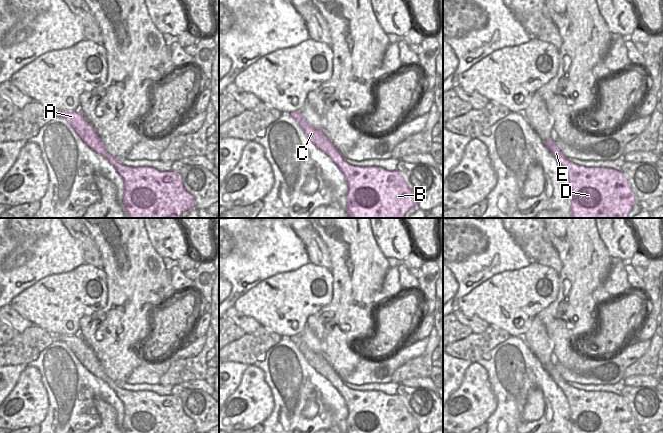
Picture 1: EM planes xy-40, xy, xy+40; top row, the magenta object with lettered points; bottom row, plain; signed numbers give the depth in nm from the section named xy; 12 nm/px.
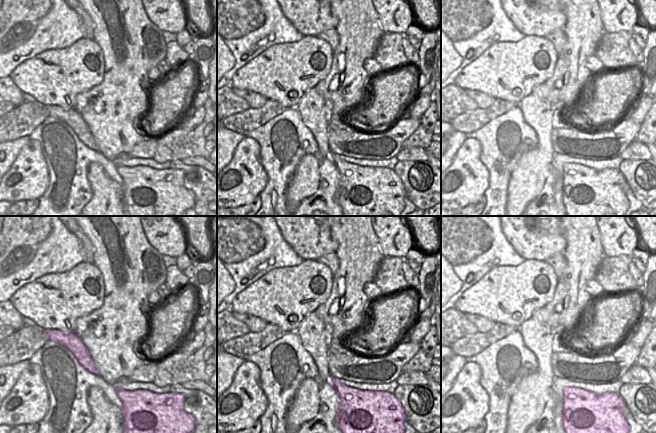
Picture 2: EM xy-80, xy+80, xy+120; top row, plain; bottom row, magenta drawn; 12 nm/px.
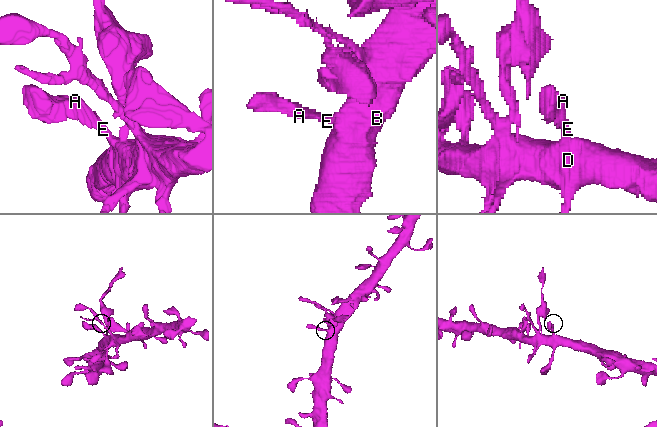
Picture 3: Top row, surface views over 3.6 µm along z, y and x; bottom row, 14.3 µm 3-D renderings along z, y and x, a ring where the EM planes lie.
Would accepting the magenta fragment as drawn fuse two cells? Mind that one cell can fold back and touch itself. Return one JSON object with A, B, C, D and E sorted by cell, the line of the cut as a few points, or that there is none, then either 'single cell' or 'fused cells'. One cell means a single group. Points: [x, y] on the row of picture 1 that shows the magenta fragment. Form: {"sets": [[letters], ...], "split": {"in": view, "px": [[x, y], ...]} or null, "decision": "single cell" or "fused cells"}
{"sets": [["A", "B", "C", "D", "E"]], "split": null, "decision": "single cell"}

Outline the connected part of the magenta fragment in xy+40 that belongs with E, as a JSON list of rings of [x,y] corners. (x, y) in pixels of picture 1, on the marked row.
[[[555,141],[544,145],[568,176],[572,218],[627,218],[635,196],[621,171],[581,167],[570,162]]]

